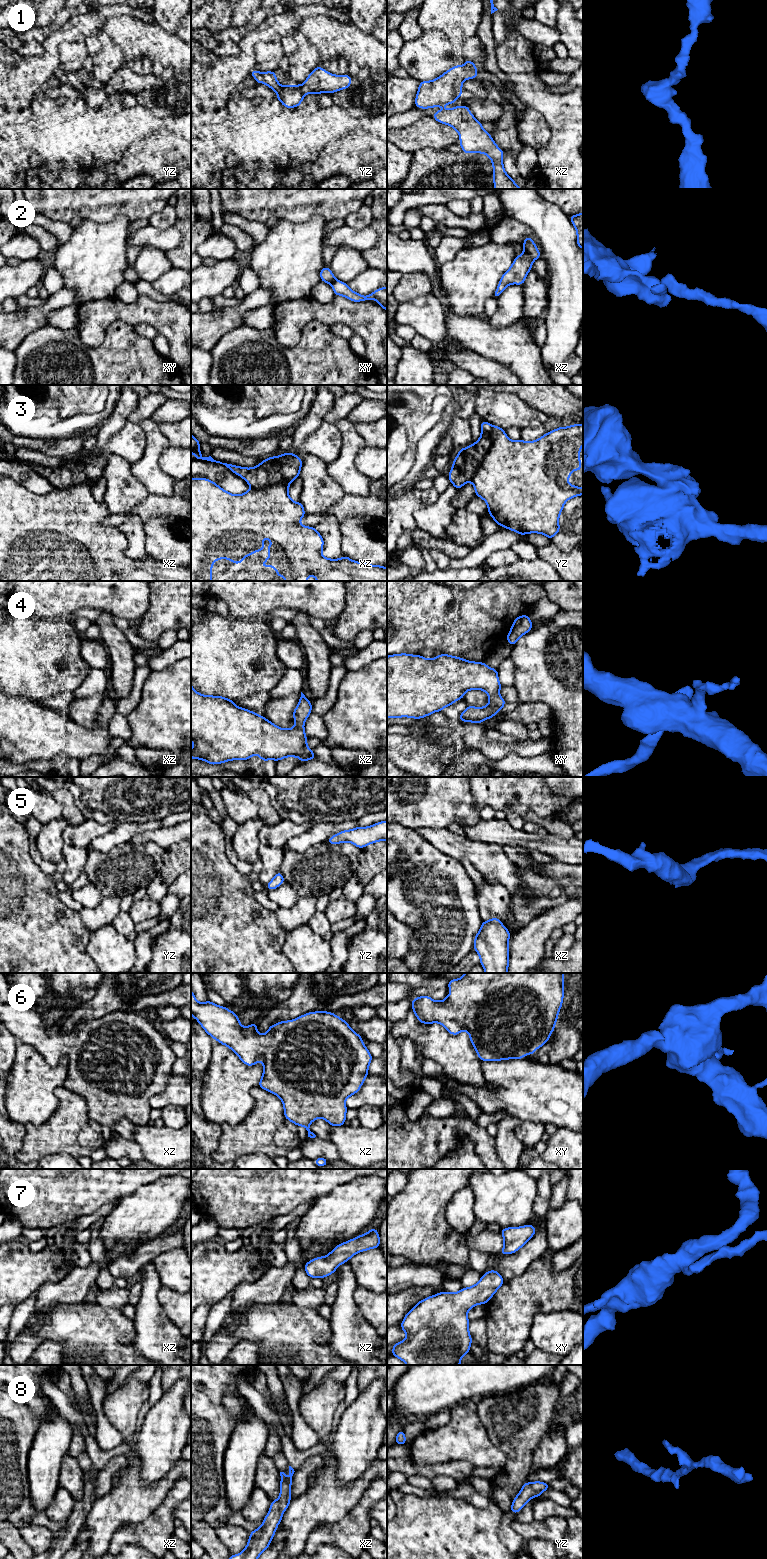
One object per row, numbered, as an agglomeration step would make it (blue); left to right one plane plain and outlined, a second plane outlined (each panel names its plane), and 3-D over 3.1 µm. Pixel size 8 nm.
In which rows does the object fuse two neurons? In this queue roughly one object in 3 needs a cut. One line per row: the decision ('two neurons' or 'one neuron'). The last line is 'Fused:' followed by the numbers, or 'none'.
1: one neuron
2: two neurons
3: two neurons
4: one neuron
5: one neuron
6: one neuron
7: one neuron
8: one neuron
Fused: 2, 3

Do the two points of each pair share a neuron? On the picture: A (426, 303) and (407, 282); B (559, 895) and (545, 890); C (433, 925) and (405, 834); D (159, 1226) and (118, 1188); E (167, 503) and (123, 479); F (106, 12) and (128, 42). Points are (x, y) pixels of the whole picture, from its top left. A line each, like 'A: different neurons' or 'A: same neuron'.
A: different neurons
B: same neuron
C: same neuron
D: different neurons
E: different neurons
F: different neurons

